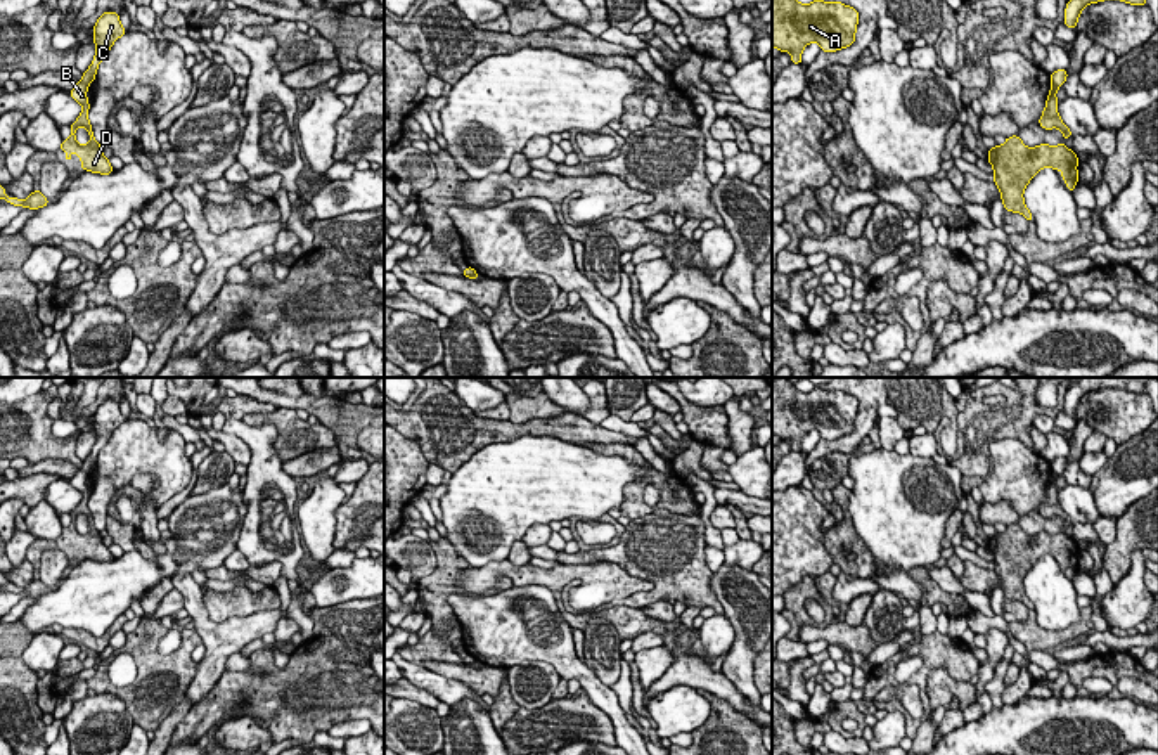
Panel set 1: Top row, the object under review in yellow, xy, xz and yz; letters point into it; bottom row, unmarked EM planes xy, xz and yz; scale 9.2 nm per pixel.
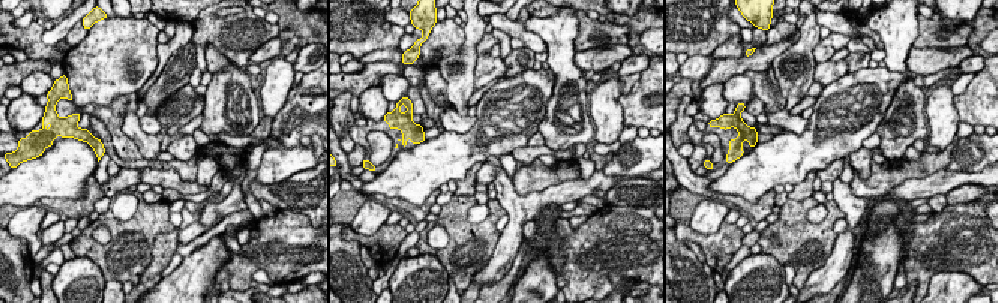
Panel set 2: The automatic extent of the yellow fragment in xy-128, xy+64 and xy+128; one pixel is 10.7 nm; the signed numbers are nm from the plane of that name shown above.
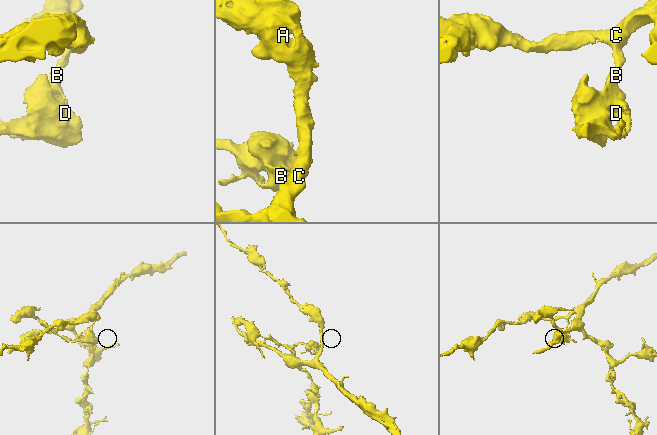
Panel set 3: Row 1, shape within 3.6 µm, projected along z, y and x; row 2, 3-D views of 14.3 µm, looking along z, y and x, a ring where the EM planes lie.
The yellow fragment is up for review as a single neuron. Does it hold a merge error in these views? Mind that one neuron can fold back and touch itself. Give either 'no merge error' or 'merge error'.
merge error

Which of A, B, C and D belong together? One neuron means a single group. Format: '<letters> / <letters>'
A C / B D

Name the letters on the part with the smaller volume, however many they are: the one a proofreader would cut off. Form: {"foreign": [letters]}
{"foreign": ["B", "D"]}

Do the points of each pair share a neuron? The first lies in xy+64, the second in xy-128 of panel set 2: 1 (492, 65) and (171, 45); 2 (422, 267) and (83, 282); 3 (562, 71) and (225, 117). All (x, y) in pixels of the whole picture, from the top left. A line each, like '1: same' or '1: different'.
1: different
2: same
3: same

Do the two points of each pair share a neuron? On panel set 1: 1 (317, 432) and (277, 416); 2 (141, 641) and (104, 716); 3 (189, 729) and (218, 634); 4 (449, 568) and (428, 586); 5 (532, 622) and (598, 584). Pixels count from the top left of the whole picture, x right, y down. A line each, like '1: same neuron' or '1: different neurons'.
1: same neuron
2: different neurons
3: different neurons
4: same neuron
5: different neurons

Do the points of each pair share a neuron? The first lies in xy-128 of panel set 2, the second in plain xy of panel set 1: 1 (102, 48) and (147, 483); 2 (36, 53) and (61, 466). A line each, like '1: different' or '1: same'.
1: different
2: different

